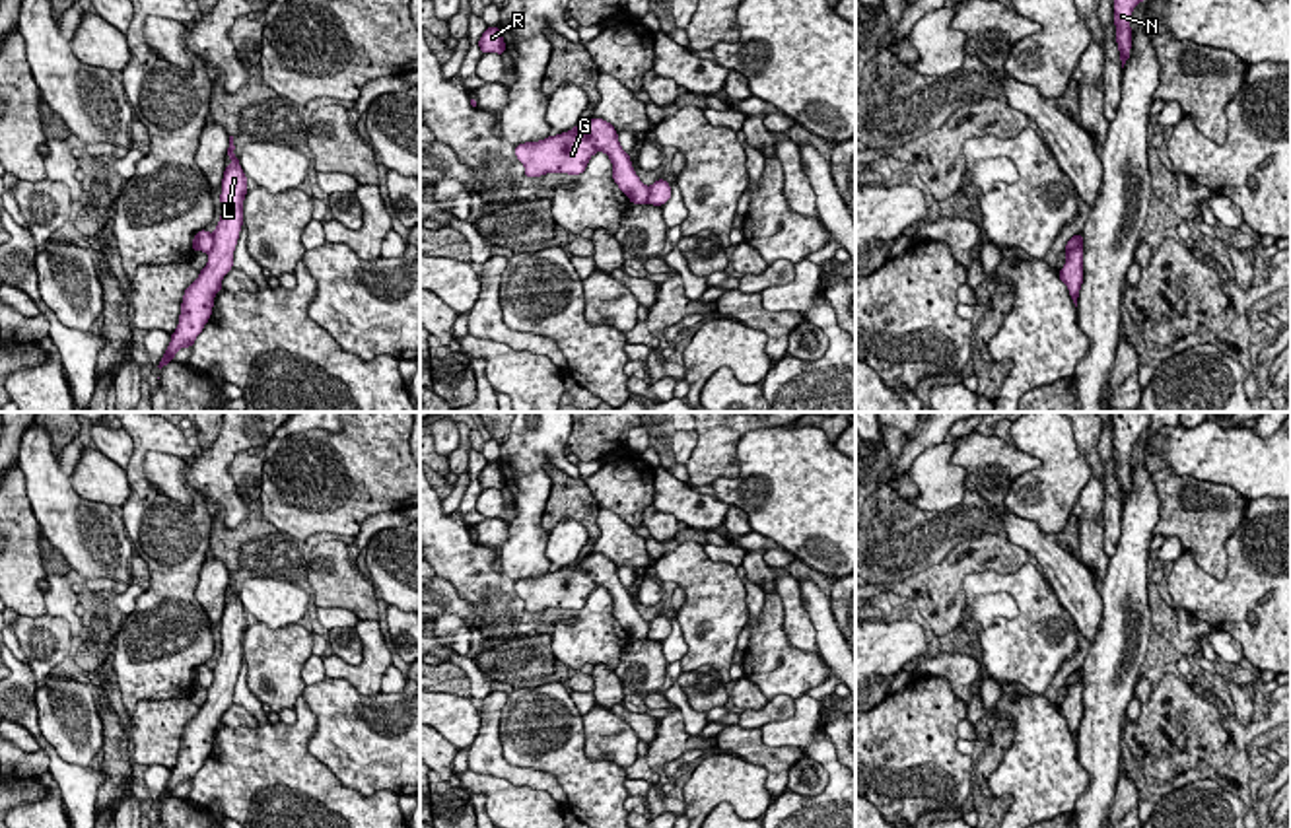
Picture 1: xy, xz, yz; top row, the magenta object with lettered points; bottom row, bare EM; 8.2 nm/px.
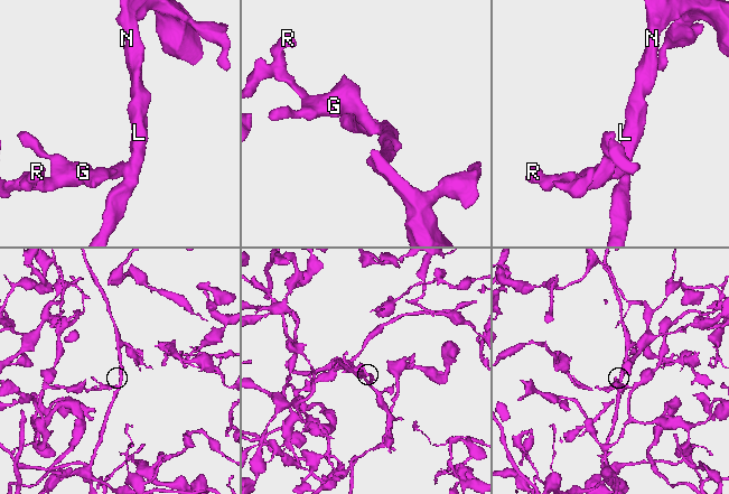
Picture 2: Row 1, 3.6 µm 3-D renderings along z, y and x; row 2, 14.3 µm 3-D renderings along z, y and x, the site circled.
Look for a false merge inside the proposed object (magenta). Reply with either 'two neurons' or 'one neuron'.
one neuron

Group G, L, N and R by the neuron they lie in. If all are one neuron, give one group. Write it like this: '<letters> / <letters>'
G L N R

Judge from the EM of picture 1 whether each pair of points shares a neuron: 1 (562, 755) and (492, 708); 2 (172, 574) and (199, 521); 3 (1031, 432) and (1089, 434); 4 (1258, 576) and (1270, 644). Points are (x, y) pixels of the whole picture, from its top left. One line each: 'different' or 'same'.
1: different
2: same
3: different
4: same

